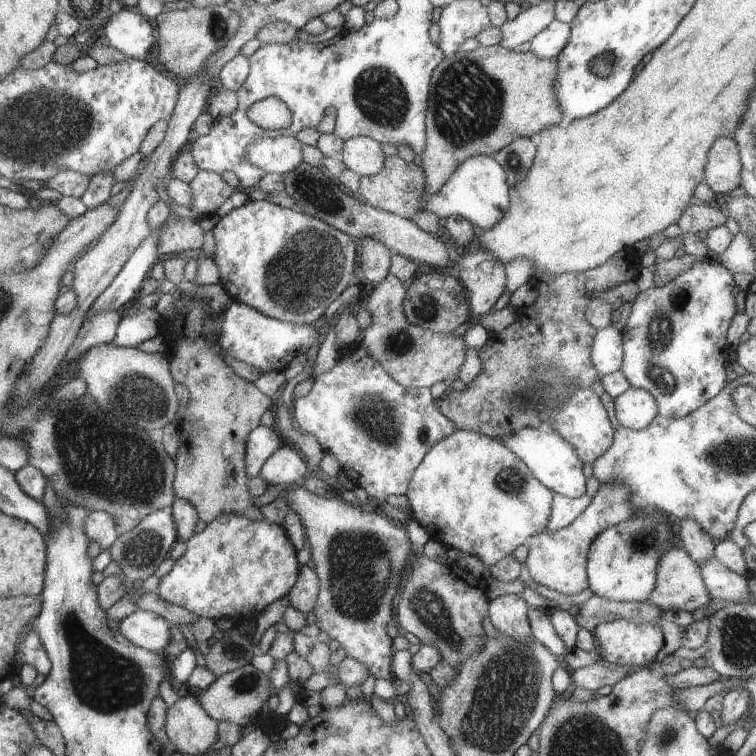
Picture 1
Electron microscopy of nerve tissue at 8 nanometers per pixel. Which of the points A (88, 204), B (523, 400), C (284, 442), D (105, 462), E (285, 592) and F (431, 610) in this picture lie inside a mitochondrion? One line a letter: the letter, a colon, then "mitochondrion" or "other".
A: other
B: mitochondrion
C: other
D: mitochondrion
E: other
F: mitochondrion

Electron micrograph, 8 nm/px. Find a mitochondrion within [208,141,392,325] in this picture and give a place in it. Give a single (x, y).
(300, 274)

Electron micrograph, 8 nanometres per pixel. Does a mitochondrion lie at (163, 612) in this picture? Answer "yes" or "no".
no

